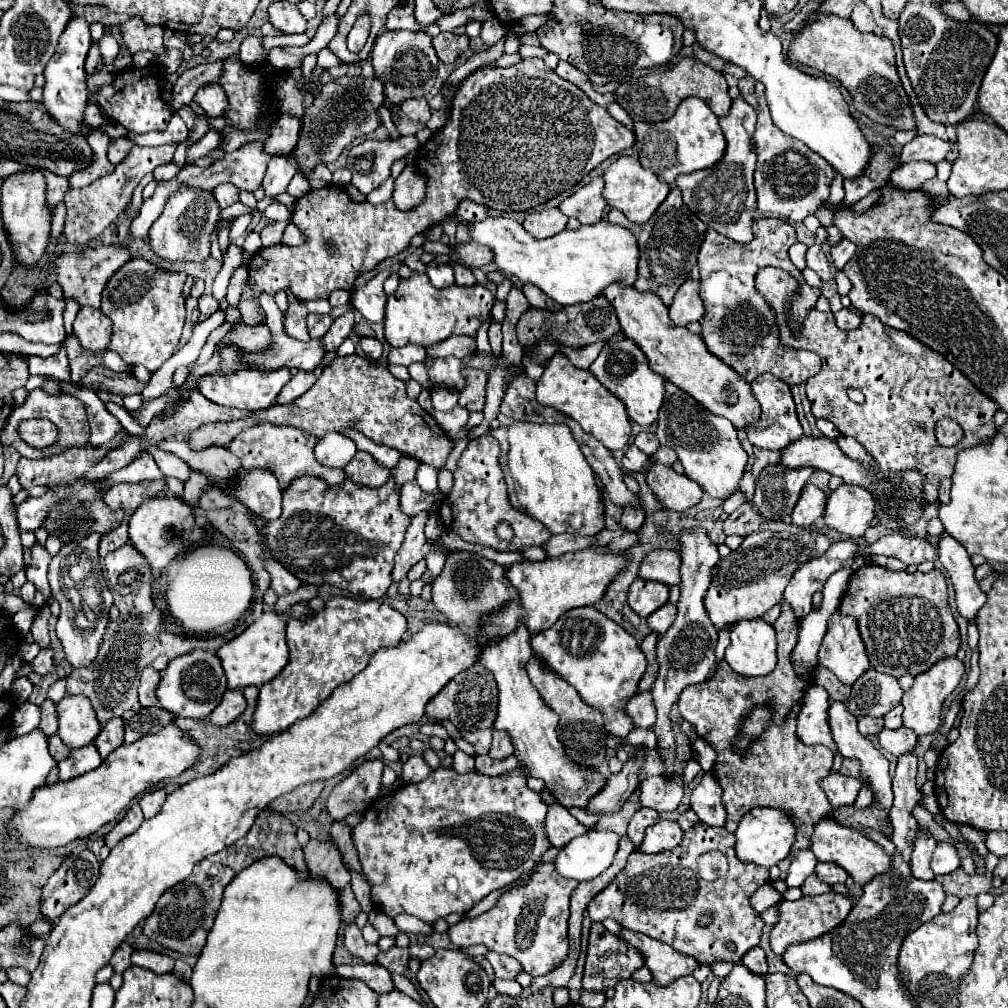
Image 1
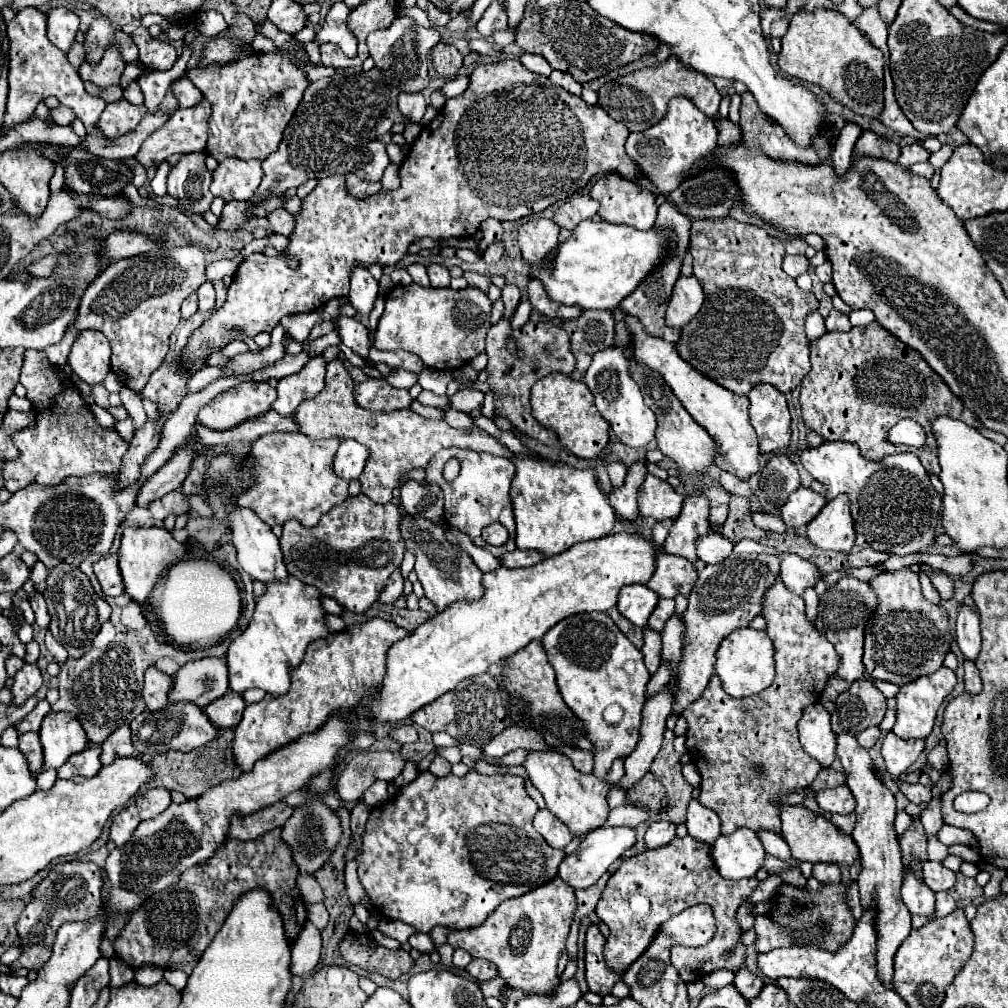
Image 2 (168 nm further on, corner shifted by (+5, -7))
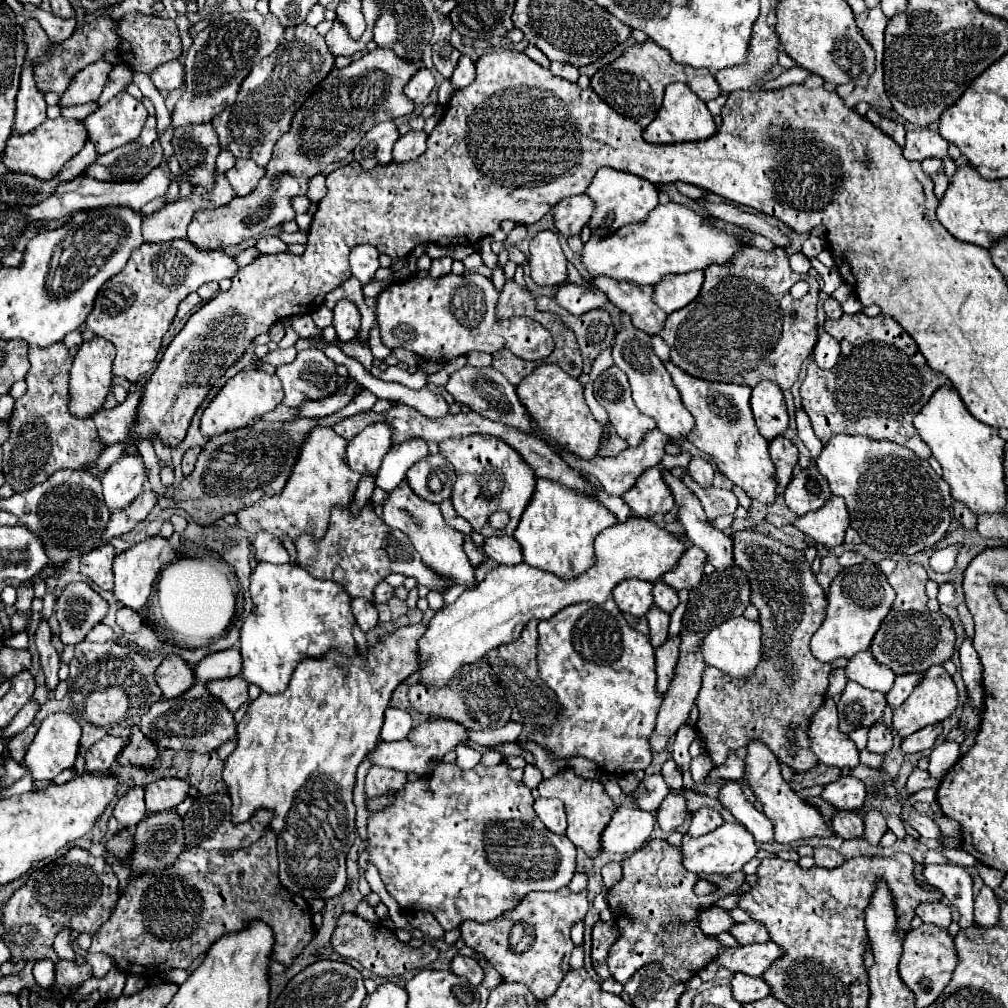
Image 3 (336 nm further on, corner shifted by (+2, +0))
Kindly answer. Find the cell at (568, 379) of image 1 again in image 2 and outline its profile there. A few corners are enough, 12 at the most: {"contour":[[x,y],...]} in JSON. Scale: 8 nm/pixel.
{"contour":[[562,372],[532,386],[532,416],[578,458],[596,460],[610,422]]}

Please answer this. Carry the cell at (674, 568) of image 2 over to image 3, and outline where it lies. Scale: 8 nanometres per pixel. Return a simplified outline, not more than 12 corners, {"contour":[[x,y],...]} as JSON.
{"contour":[[689,547],[679,565],[663,575],[673,589],[699,585],[705,551]]}

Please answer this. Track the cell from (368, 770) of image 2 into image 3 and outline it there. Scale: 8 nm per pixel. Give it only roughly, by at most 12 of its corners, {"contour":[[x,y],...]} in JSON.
{"contour":[[429,719],[367,755],[375,765],[431,773],[469,741],[449,719]]}

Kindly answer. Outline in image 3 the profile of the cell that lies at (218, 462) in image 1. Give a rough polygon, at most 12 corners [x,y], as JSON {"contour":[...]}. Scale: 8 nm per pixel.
{"contour":[[269,533],[255,537],[257,561],[287,563],[289,553]]}

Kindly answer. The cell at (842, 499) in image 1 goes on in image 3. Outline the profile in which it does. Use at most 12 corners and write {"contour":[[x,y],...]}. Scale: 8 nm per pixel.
{"contour":[[841,497],[797,517],[795,529],[833,549],[843,543],[849,515]]}

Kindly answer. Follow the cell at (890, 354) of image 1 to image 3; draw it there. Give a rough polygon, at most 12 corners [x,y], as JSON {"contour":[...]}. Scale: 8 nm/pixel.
{"contour":[[887,315],[825,321],[803,409],[827,445],[889,439],[929,459],[913,417],[947,377]]}

